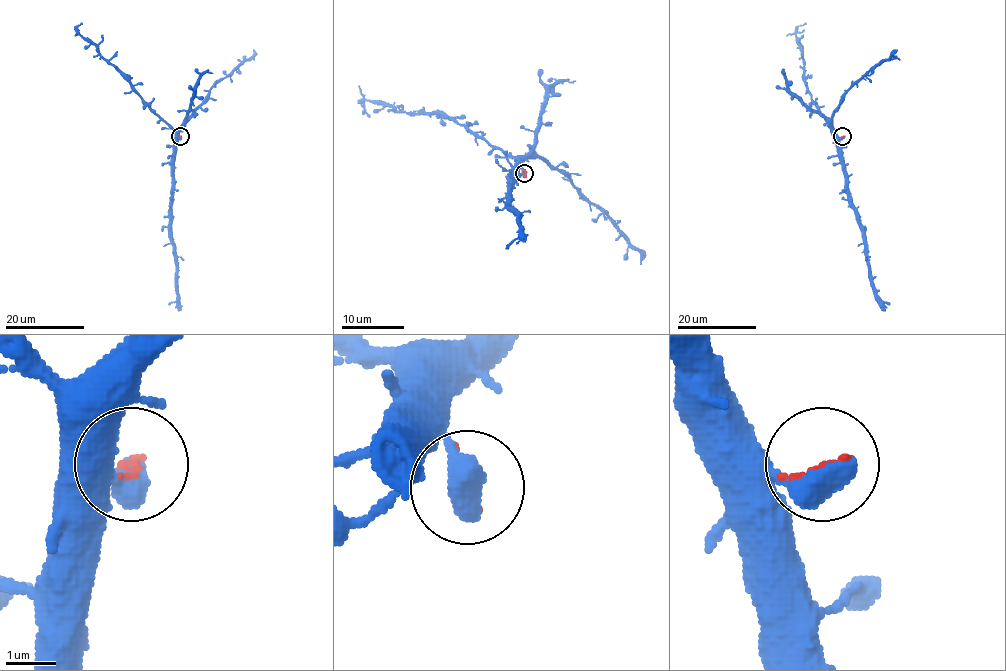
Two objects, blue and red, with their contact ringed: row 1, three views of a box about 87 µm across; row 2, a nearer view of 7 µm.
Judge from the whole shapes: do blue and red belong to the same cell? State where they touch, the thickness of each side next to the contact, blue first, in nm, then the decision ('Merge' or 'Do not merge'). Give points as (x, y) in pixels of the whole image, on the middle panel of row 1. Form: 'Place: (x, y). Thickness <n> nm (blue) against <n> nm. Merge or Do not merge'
Place: (524, 173). Thickness 600 nm (blue) against 150 nm. Do not merge

